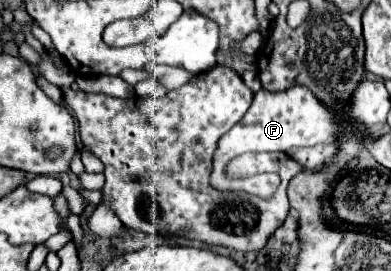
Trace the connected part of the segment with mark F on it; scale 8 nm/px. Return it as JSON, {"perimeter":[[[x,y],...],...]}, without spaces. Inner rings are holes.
{"perimeter":[[[295,85],[289,91],[281,93],[269,93],[259,91],[253,97],[251,107],[243,115],[239,123],[233,125],[231,131],[227,131],[213,153],[213,171],[211,171],[211,187],[217,191],[245,191],[263,199],[269,199],[275,195],[279,183],[273,183],[271,173],[247,177],[247,179],[229,179],[225,175],[225,165],[229,159],[247,153],[247,151],[287,151],[291,147],[303,147],[303,145],[317,145],[317,143],[331,143],[341,127],[335,123],[333,115],[327,111],[327,107],[313,97],[313,93],[307,87]]]}

